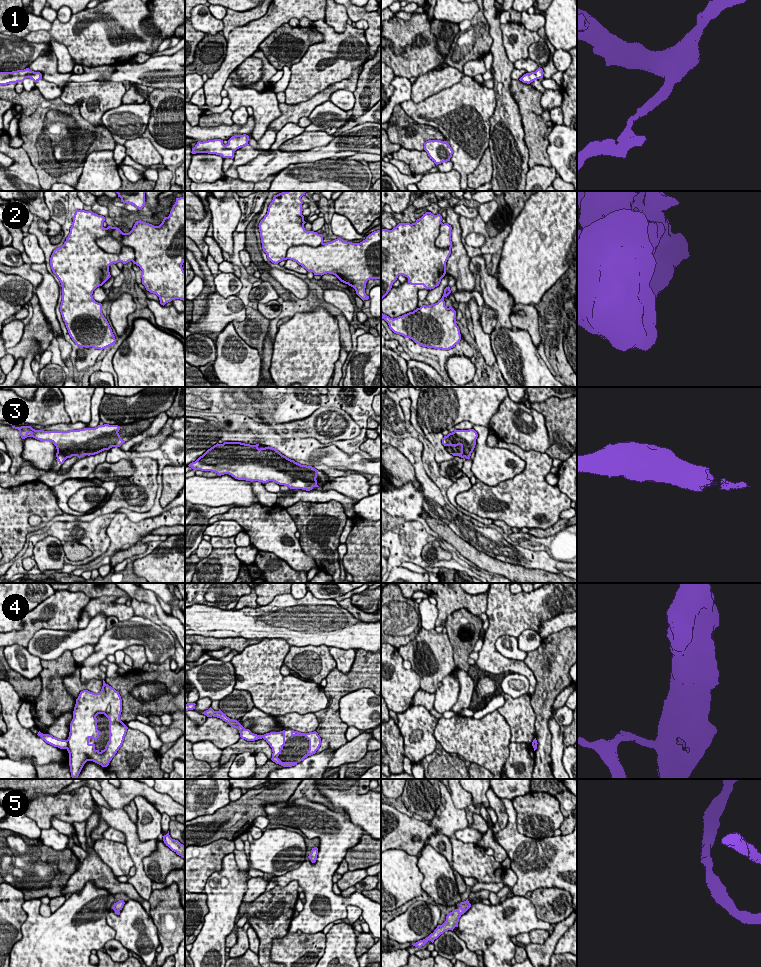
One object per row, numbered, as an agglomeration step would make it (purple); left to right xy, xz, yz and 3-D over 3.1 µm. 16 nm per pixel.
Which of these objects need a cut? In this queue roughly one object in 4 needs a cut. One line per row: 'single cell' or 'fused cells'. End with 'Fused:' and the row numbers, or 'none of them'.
1: single cell
2: single cell
3: single cell
4: fused cells
5: single cell
Fused: 4

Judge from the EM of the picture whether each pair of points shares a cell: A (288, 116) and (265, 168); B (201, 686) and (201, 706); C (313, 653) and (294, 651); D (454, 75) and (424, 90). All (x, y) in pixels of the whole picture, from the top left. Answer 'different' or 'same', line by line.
A: different
B: different
C: same
D: same

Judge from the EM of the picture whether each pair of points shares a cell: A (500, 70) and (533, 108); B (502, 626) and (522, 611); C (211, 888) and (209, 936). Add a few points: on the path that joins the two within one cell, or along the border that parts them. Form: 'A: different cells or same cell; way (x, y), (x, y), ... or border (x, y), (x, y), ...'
A: different cells; border (511, 80), (510, 91), (517, 105)
B: same cell; way (507, 621), (517, 612)
C: same cell; way (215, 900), (215, 924)

